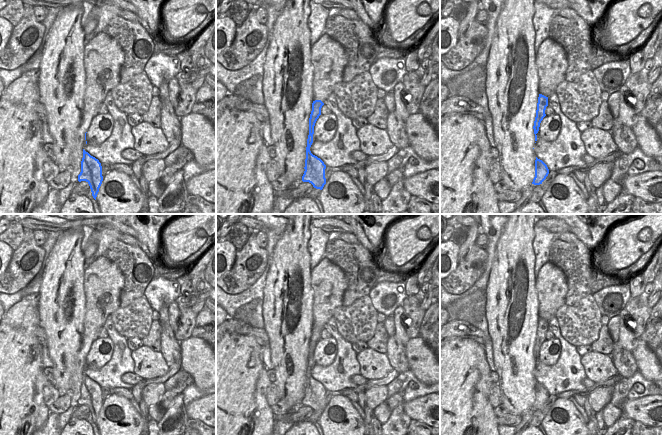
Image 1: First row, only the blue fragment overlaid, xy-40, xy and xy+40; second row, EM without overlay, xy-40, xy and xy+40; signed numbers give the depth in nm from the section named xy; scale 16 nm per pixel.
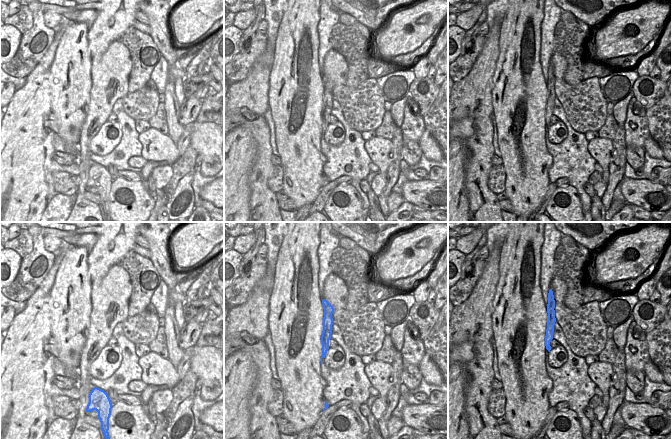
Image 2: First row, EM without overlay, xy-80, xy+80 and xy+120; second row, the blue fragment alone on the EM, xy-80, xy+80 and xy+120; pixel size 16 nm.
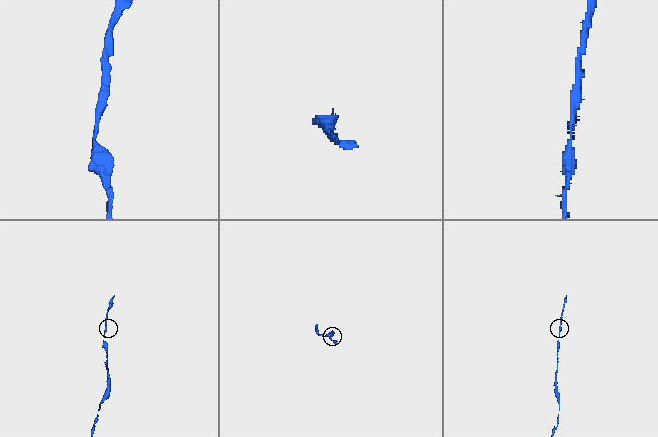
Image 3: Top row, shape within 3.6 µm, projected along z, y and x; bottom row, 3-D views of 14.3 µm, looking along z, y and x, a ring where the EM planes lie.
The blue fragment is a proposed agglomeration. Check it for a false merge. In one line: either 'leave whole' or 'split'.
leave whole

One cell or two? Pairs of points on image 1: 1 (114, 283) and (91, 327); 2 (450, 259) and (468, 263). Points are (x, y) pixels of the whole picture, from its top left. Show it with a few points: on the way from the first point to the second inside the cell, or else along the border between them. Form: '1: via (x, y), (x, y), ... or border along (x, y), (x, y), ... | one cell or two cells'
1: via (102, 291), (96, 297), (95, 315) | one cell
2: border along (458, 263), (450, 273) | two cells

